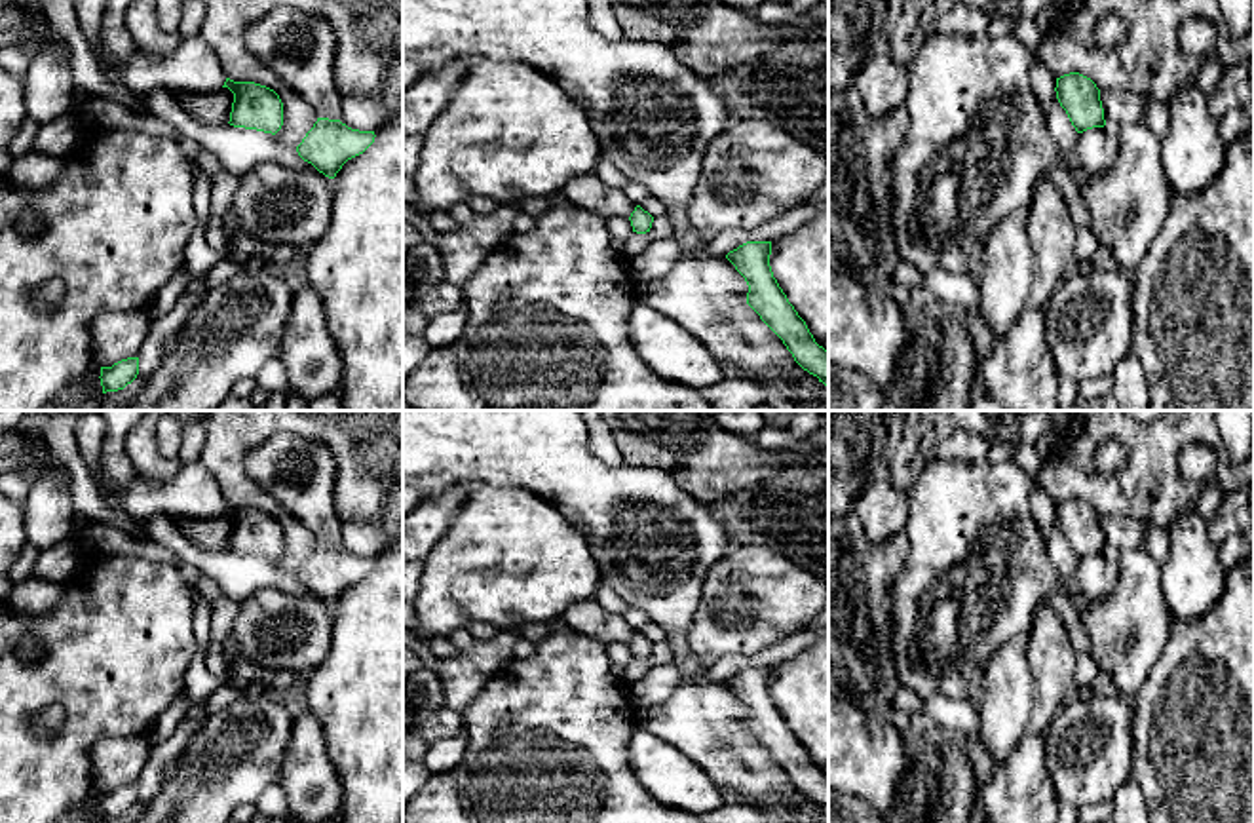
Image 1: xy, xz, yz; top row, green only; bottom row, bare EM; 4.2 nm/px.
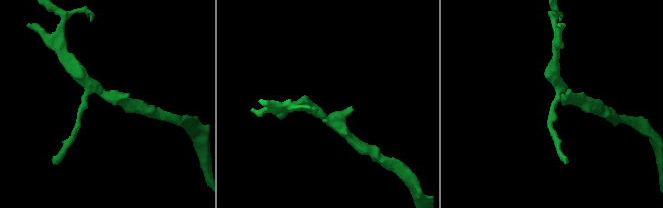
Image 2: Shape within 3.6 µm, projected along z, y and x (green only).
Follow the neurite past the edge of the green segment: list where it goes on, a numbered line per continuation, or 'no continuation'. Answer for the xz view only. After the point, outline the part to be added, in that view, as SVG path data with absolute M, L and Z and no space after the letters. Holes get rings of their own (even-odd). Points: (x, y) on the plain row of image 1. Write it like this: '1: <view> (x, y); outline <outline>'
no continuation

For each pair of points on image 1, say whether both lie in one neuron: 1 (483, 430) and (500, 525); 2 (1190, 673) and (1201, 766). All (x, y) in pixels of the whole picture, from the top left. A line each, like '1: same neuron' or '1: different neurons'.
1: different neurons
2: same neuron

